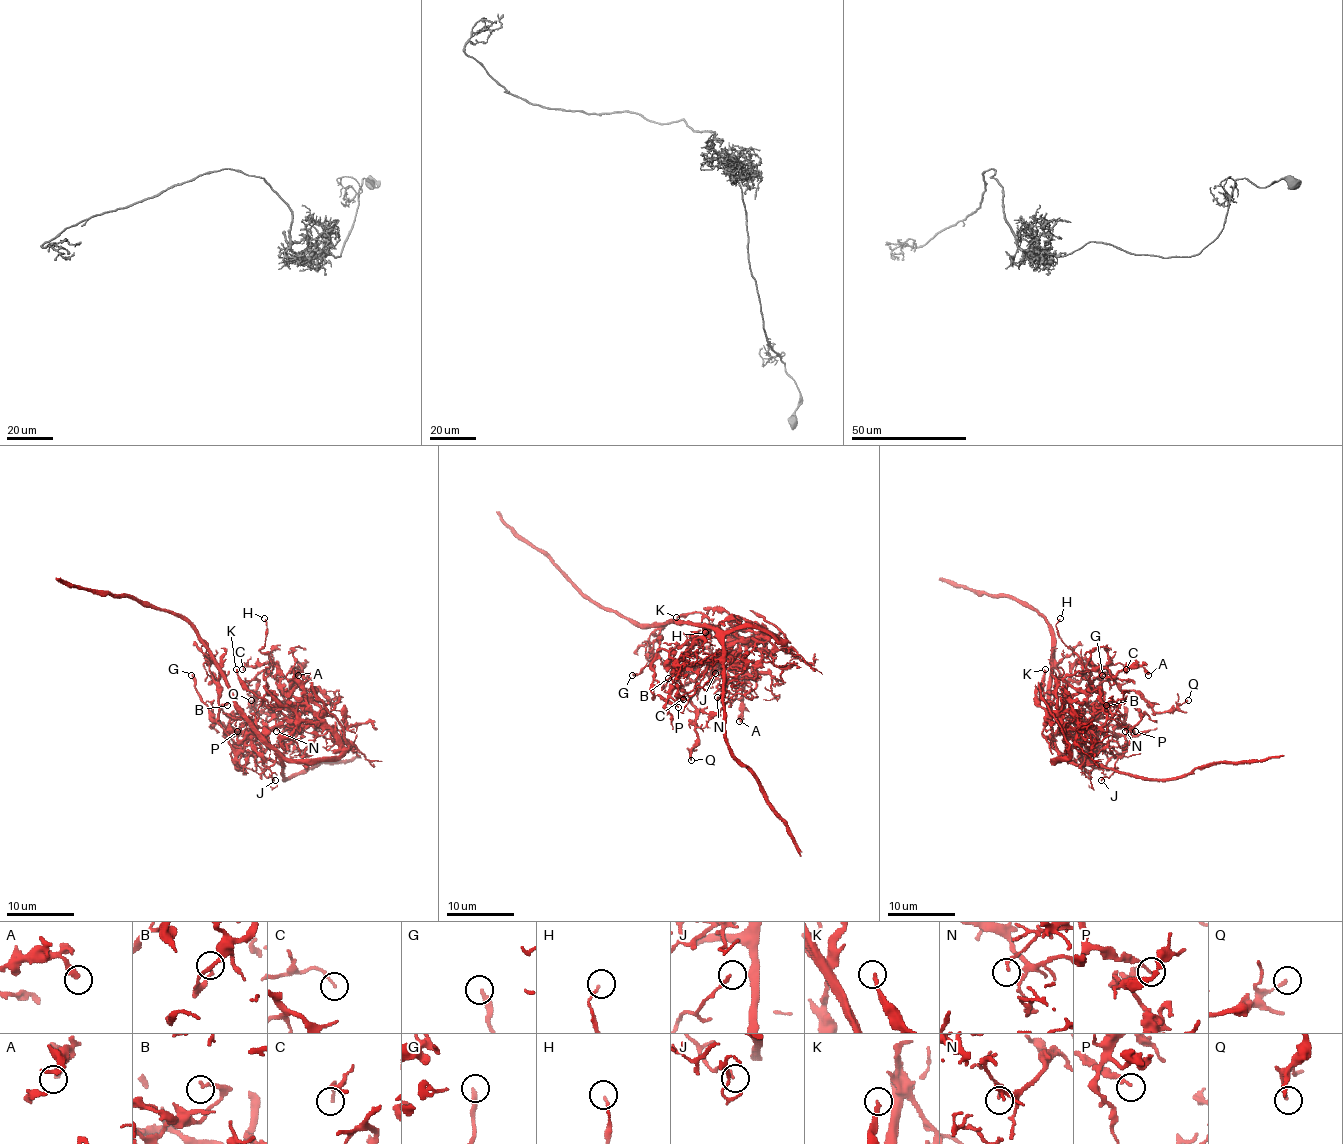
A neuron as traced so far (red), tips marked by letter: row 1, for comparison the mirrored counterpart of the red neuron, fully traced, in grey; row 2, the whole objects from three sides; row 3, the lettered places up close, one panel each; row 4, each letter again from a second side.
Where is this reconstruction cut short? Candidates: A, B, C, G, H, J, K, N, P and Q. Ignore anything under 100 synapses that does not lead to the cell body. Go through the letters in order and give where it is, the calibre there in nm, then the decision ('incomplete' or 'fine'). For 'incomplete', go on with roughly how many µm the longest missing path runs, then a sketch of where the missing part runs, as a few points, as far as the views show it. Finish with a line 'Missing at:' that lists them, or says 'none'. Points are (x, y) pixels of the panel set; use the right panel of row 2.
A: (1148, 675) | 320 nm | fine
B: (1106, 705) | 160 nm | fine
C: (1126, 669) | 130 nm | fine
G: (1102, 675) | 240 nm | fine
H: (1060, 618) | 120 nm | fine
J: (1101, 780) | 150 nm | fine
K: (1045, 669) | 180 nm | fine
N: (1125, 731) | 190 nm | fine
P: (1135, 731) | 140 nm | fine
Q: (1188, 700) | 150 nm | fine
Missing at: none

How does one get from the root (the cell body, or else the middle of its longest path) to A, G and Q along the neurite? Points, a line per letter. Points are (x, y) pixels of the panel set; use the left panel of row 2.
A: (225, 714), (285, 726), (292, 669), (302, 676), (302, 666), (298, 675)
G: (225, 714), (220, 712), (215, 719), (208, 714), (208, 707), (195, 688), (191, 675)
Q: (225, 714), (275, 727), (304, 710), (264, 671), (251, 690), (256, 712), (251, 700)

